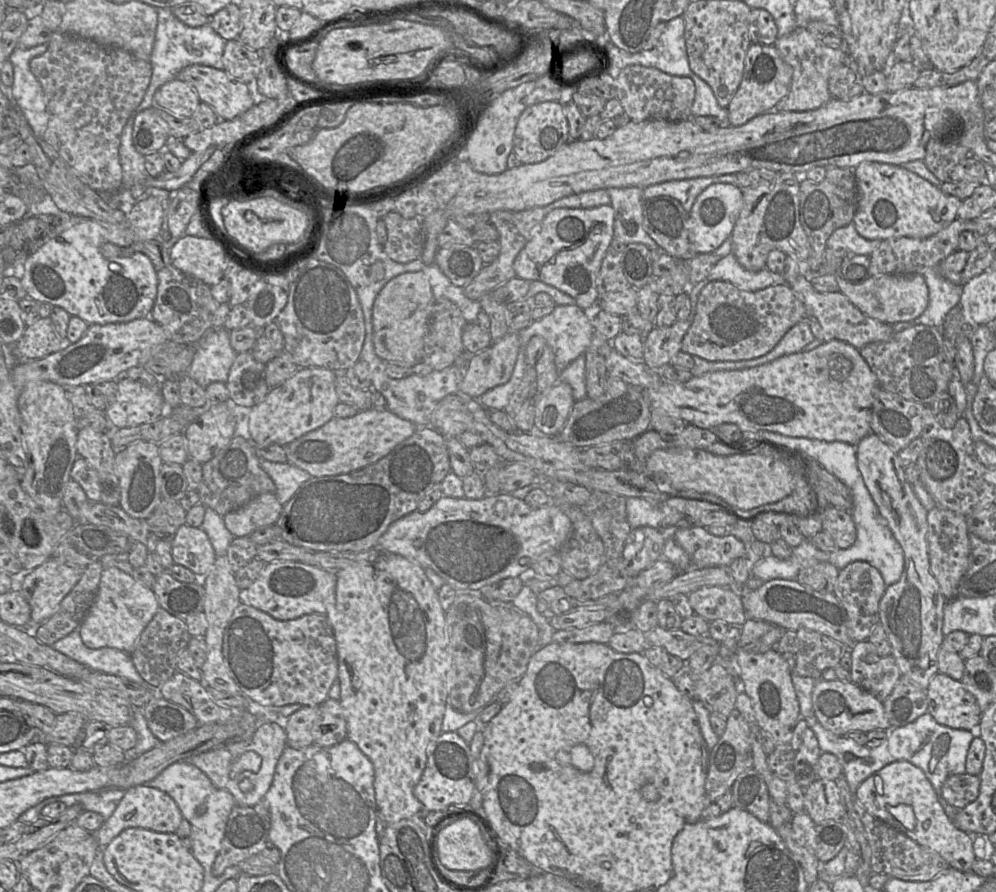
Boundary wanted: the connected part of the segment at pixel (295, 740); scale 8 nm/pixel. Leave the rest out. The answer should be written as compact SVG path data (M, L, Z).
M302 706L287 718L284 727L287 746L302 749L314 744L312 727L318 711L319 706Z

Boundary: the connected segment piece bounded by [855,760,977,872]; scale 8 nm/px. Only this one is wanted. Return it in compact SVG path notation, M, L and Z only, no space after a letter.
M907 760L891 762L865 779L855 797L865 810L885 824L904 833L921 846L938 853L951 868L971 871L977 859L973 835L957 828L938 801L936 792L924 772Z

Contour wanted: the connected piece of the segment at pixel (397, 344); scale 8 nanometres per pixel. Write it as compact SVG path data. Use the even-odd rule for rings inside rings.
M423 271L405 272L389 280L377 295L372 311L372 341L376 355L385 362L411 368L423 358L424 337L435 298Z

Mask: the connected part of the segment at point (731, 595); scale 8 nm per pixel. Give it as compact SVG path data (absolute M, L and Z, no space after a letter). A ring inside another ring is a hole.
M705 586L688 597L695 614L709 621L722 620L730 626L741 627L748 619L742 593L735 588Z

